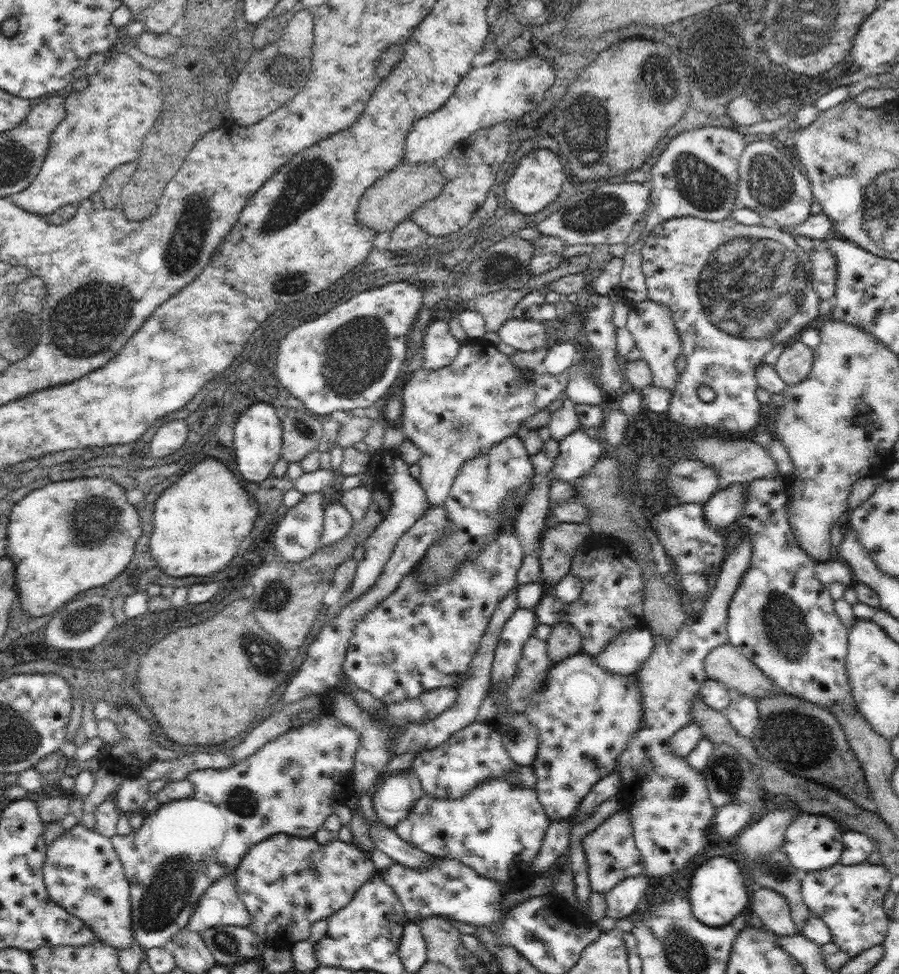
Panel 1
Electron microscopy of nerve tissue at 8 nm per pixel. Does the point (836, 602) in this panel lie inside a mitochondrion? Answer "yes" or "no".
no

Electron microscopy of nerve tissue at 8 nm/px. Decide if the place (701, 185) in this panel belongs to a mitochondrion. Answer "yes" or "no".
yes

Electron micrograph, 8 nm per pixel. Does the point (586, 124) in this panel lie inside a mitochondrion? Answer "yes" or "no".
yes

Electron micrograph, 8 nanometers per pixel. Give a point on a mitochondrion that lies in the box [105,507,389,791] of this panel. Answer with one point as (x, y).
(264, 658)

